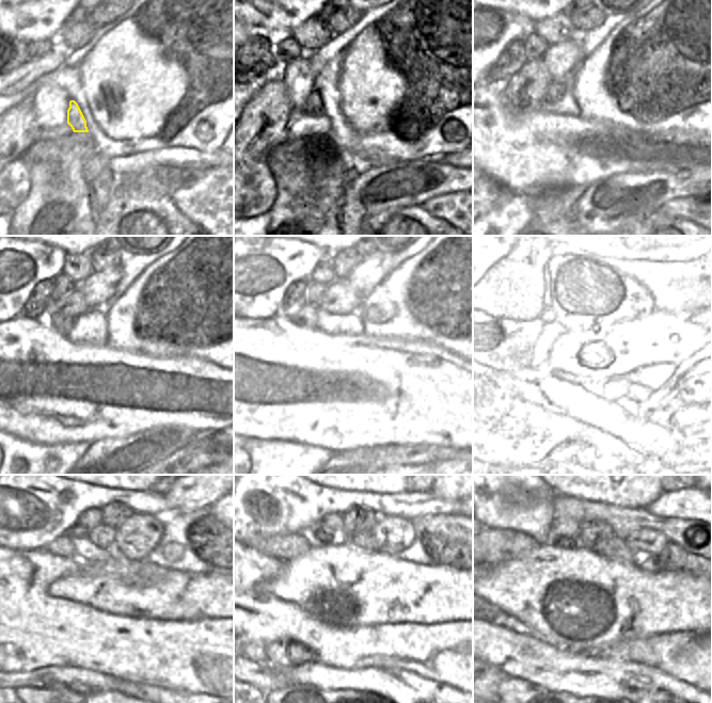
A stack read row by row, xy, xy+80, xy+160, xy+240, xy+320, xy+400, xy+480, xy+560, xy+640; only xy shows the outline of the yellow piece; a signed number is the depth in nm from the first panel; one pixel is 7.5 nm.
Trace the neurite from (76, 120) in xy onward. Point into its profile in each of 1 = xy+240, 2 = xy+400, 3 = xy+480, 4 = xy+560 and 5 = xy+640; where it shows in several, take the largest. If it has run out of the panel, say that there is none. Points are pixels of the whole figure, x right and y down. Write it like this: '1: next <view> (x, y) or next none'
1: next xy+240 (63, 325)
2: next xy+400 (542, 309)
3: next xy+480 (63, 546)
4: next xy+560 (287, 546)
5: next xy+640 (494, 546)

